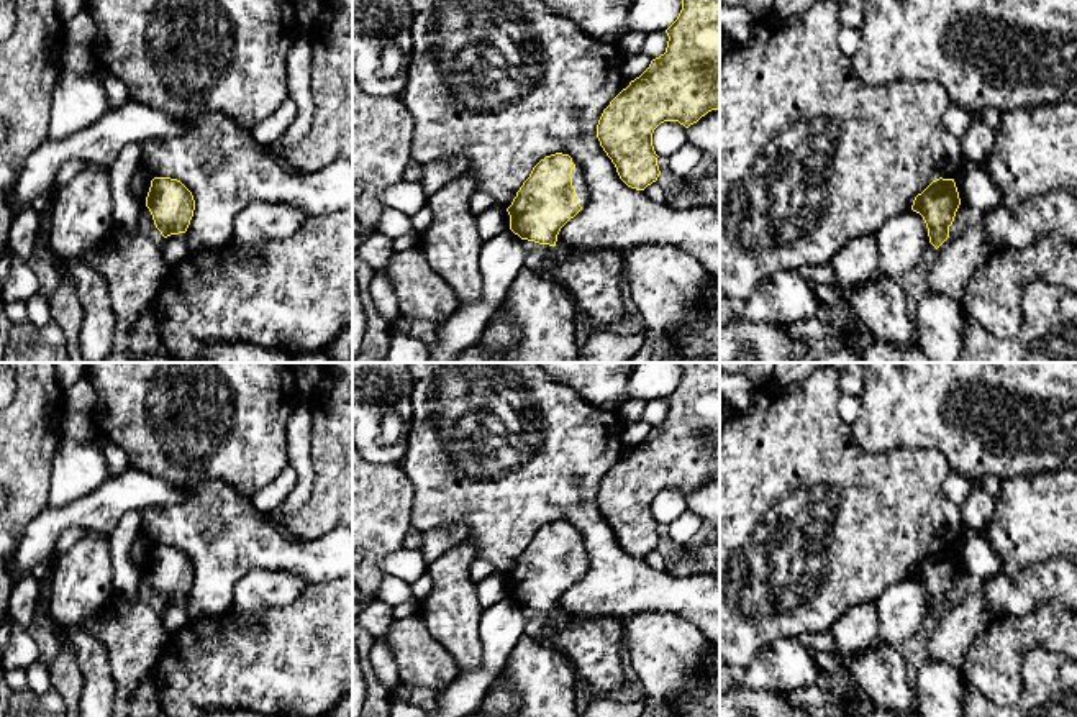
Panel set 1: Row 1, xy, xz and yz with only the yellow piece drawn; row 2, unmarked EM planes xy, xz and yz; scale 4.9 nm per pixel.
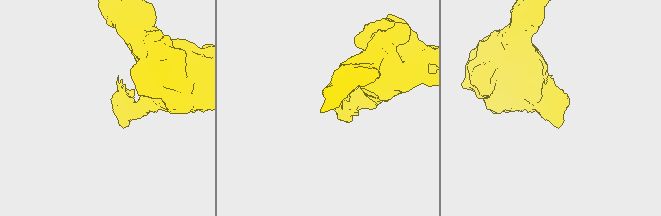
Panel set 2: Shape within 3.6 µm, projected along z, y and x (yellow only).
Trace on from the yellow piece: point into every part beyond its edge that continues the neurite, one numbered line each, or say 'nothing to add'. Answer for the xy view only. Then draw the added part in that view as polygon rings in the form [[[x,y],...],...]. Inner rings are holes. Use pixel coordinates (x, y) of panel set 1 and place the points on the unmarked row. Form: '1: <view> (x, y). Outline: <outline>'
nothing to add

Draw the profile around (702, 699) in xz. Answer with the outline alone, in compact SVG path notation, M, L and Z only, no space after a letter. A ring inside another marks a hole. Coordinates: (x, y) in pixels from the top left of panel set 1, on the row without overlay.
M720 645L715 648L716 655L698 683L666 707L669 717L720 717Z

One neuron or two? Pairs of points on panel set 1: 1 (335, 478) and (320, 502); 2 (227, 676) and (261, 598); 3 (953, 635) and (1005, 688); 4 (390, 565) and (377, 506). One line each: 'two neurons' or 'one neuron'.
1: one neuron
2: two neurons
3: two neurons
4: two neurons

